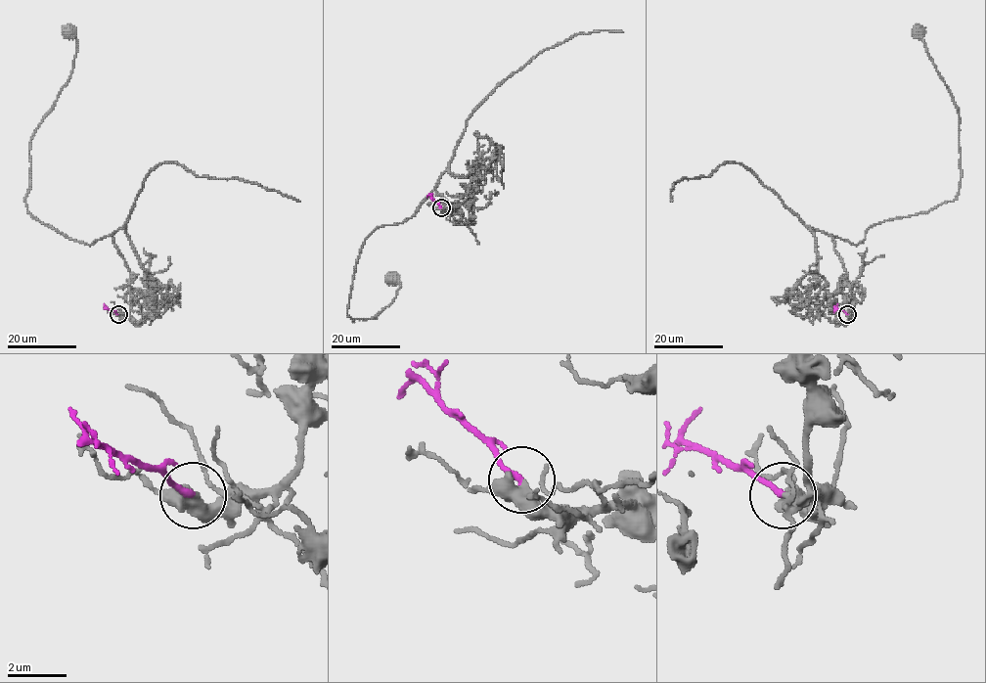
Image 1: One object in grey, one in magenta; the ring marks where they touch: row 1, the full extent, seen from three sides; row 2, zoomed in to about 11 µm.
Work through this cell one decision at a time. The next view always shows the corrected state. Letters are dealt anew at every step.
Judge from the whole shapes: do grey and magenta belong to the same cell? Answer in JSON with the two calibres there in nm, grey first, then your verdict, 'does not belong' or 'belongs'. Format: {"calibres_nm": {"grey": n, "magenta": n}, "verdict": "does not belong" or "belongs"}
{"calibres_nm": {"grey": 420, "magenta": 200}, "verdict": "belongs"}

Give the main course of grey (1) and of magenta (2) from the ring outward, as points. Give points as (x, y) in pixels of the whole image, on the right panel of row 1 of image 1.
1: (847, 314), (853, 285), (829, 235), (856, 245), (880, 222), (952, 202), (960, 185), (959, 112), (915, 31)
2: (847, 314), (835, 306), (837, 304)

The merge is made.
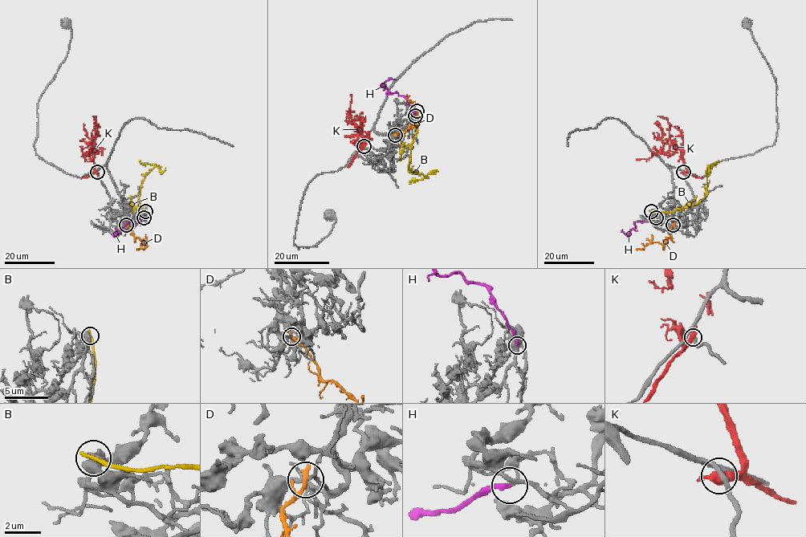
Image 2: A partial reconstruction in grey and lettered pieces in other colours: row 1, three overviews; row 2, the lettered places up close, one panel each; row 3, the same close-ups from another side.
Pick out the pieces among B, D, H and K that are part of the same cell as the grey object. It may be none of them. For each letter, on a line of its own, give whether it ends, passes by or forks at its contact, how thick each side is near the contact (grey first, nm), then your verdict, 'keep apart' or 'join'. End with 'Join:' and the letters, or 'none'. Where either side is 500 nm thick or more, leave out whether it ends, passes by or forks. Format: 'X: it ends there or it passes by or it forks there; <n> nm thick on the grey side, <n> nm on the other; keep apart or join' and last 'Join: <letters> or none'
B: 600 nm thick on the grey side, 280 nm on the other; keep apart
D: it ends there; 240 nm thick on the grey side, 280 nm on the other; keep apart
H: it ends there; 220 nm thick on the grey side, 240 nm on the other; join
K: 280 nm thick on the grey side, 650 nm on the other; keep apart
Join: H

